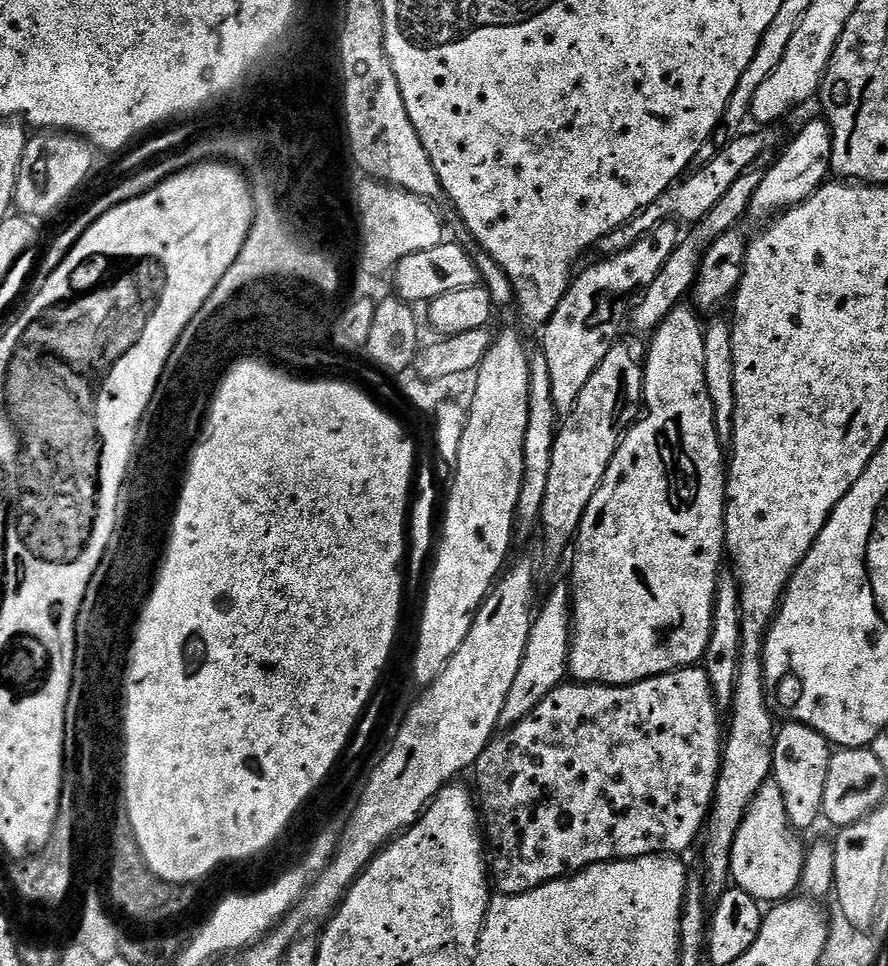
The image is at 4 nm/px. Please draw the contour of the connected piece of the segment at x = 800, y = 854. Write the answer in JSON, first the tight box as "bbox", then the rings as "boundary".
{"bbox":[731,782,806,902],"boundary":[[[775,782],[763,784],[758,790],[758,794],[750,802],[746,818],[734,838],[731,883],[761,902],[767,902],[767,900],[772,900],[768,902],[783,902],[789,899],[795,893],[792,891],[797,891],[800,888],[806,855],[805,845],[800,845],[799,839],[801,840],[801,837],[788,821],[786,802],[782,798],[782,790],[778,790]]]}

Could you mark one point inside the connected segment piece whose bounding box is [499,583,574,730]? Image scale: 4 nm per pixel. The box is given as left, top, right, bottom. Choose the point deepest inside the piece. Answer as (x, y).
(544, 666)

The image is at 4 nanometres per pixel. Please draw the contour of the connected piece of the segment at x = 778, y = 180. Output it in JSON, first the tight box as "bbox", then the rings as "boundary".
{"bbox":[751,119,832,217],"boundary":[[[827,119],[812,120],[800,128],[800,133],[784,148],[784,153],[776,160],[772,169],[764,172],[758,190],[754,190],[751,215],[775,217],[777,214],[806,202],[826,183],[832,172],[832,127]]]}

